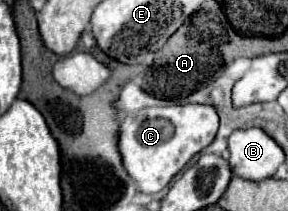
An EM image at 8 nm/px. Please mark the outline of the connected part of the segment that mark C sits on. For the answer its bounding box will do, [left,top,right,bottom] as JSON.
[120,105,220,193]

